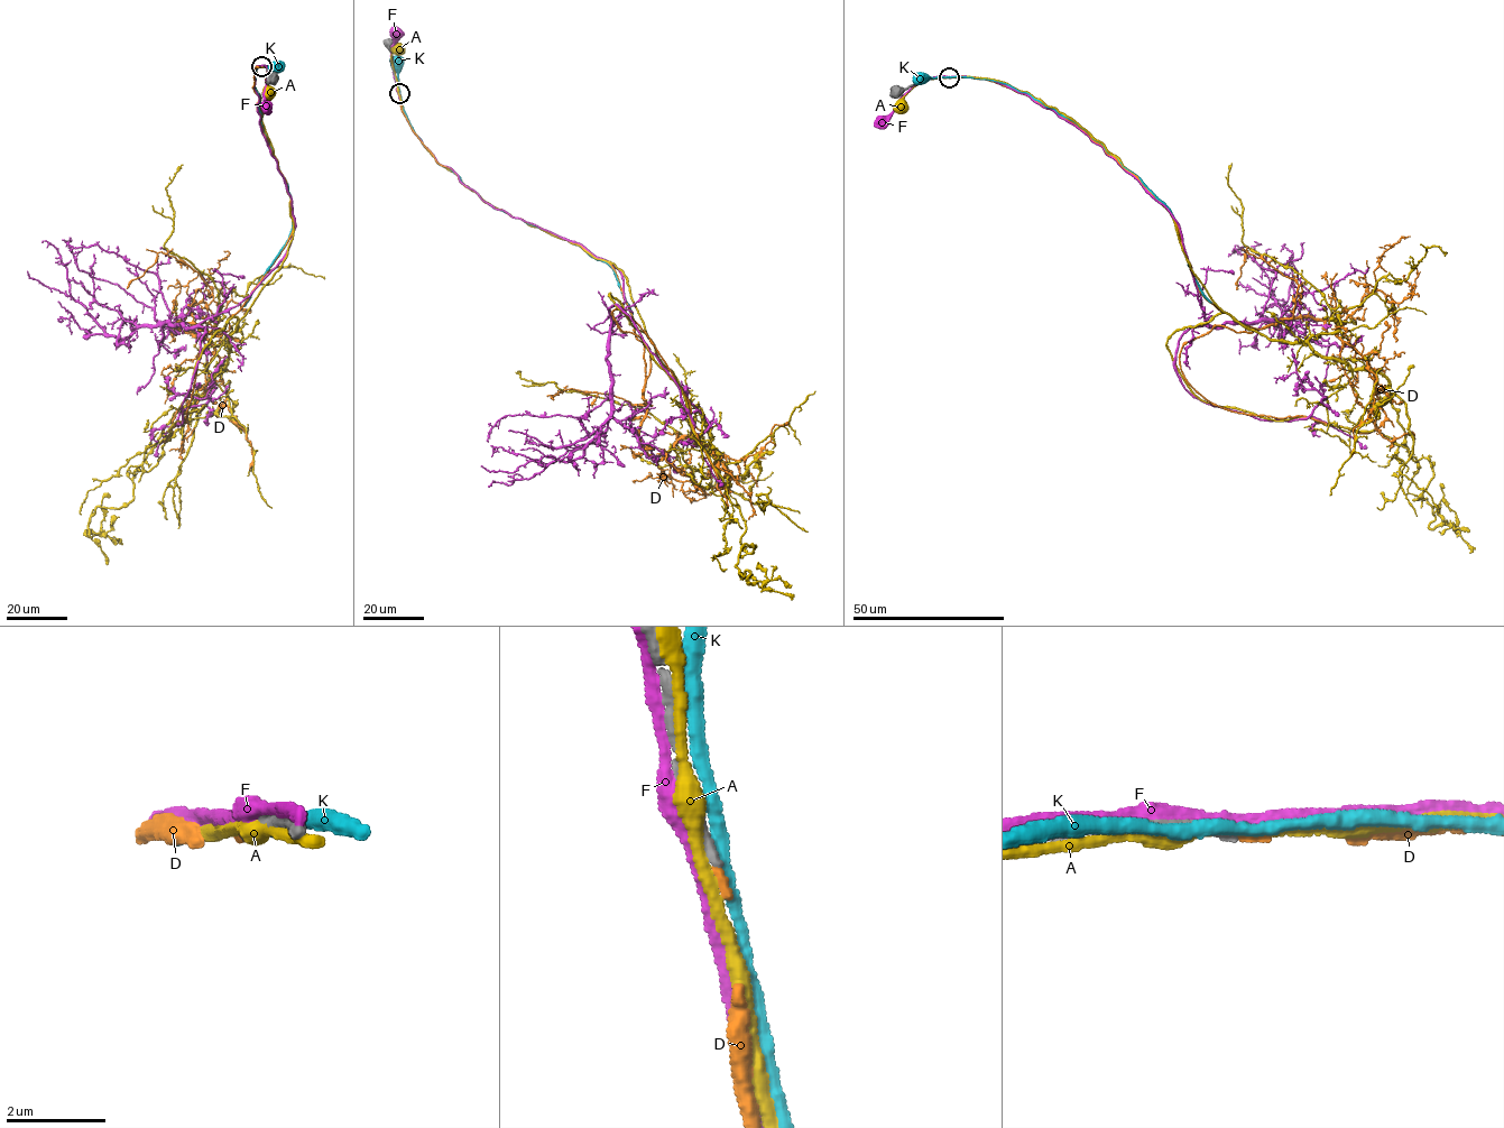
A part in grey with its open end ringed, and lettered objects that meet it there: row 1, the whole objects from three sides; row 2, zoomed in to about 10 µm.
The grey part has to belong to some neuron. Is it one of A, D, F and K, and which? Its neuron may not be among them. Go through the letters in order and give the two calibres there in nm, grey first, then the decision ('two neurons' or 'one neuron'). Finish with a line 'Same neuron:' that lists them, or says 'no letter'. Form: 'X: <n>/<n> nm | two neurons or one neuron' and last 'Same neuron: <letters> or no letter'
A: 200/320 nm | two neurons
D: 200/130 nm | one neuron
F: 190/360 nm | two neurons
K: 280/280 nm | two neurons
Same neuron: D

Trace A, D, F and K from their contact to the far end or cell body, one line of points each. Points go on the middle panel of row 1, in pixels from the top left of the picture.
A: (397, 89), (391, 57), (396, 49)
D: (399, 94), (460, 182), (611, 265), (647, 377), (620, 331), (616, 308), (725, 496), (721, 463), (707, 474)
F: (397, 89), (390, 59), (396, 30)
K: (399, 92), (397, 65)

